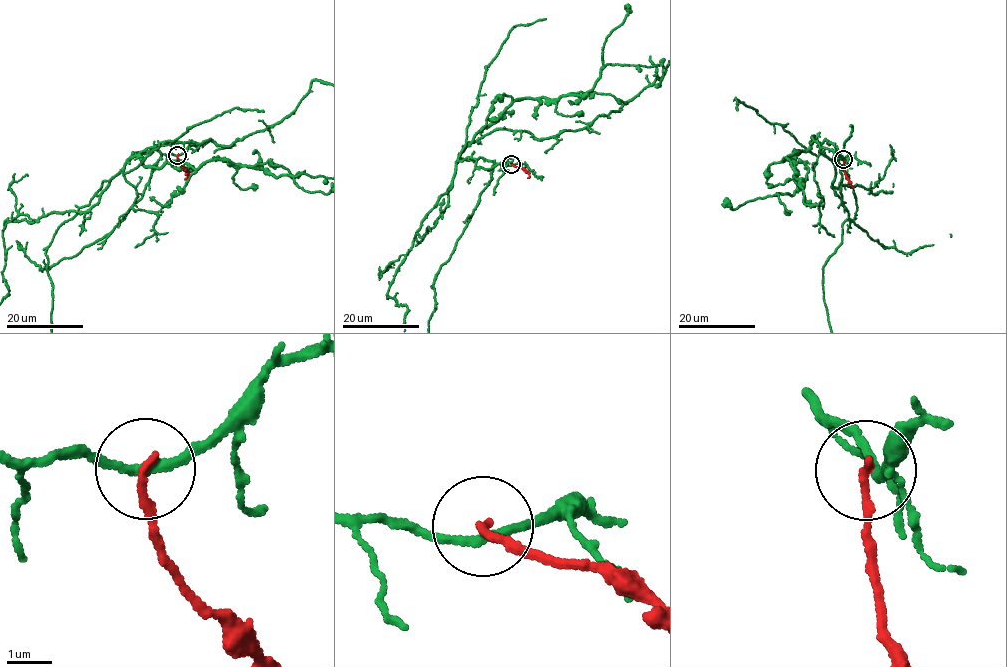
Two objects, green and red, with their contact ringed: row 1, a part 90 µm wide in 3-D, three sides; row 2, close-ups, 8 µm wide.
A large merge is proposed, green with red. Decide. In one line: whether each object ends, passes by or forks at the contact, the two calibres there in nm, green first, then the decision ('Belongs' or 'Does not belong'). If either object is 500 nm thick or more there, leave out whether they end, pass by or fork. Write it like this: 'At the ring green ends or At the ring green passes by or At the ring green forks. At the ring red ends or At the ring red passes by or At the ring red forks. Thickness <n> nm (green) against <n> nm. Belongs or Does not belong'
At the ring green passes by. At the ring red ends. Thickness 190 nm (green) against 200 nm. Does not belong

